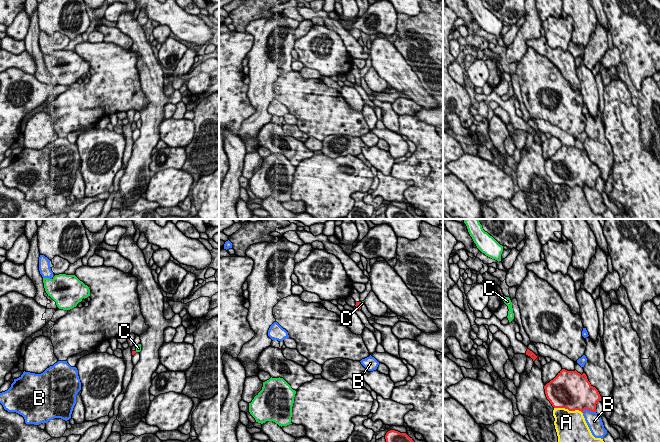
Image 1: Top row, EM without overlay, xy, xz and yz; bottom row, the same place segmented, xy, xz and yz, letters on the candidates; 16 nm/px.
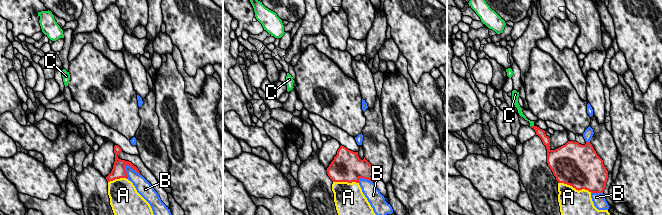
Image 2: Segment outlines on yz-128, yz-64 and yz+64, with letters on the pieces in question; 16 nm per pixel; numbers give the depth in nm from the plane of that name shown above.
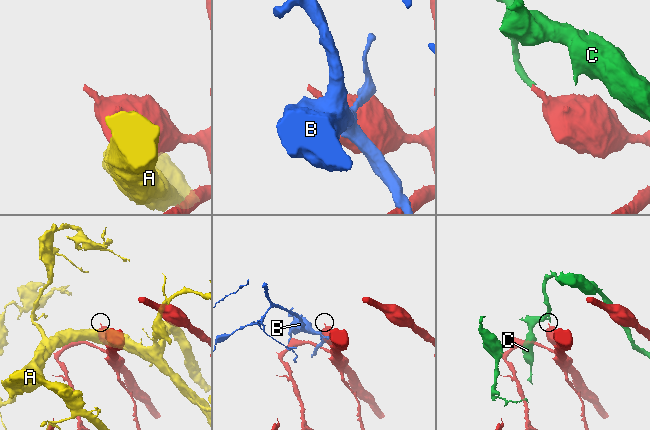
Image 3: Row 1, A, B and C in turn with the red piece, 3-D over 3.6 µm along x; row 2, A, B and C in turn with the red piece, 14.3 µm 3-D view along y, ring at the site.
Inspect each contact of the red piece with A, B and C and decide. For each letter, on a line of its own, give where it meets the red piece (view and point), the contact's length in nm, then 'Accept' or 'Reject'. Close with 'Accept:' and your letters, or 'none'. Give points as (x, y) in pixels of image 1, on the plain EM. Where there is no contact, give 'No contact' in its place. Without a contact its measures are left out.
A: Touches red at yz (568, 185). Shared border 480 nm. Reject
B: Touches red at yz (589, 186). Shared border 220 nm. Reject
C: Touches red at xz (360, 80). Shared border 70 nm. Reject
Accept: none

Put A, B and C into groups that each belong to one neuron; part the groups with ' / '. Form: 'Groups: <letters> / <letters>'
Groups: A / B / C

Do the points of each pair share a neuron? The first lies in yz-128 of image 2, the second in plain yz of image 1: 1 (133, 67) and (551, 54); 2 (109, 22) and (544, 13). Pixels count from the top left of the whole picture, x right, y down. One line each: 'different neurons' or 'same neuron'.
1: different neurons
2: different neurons

